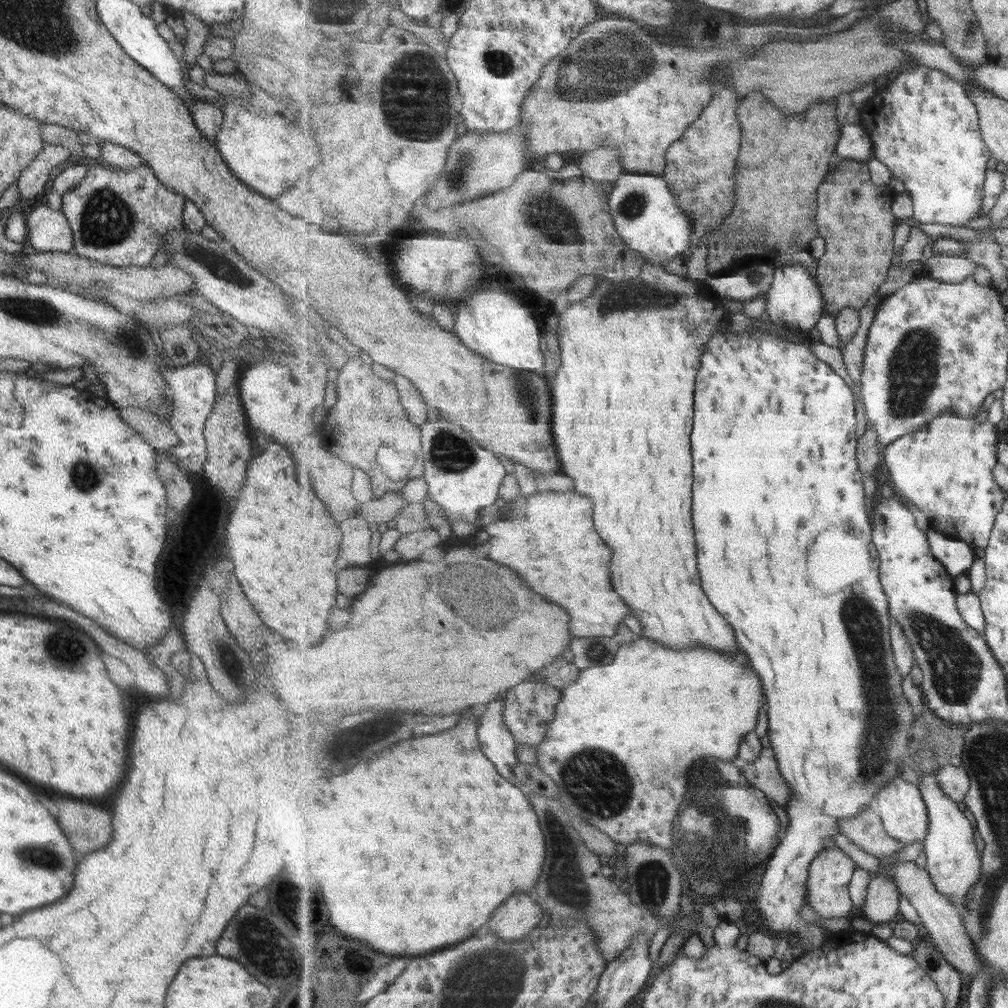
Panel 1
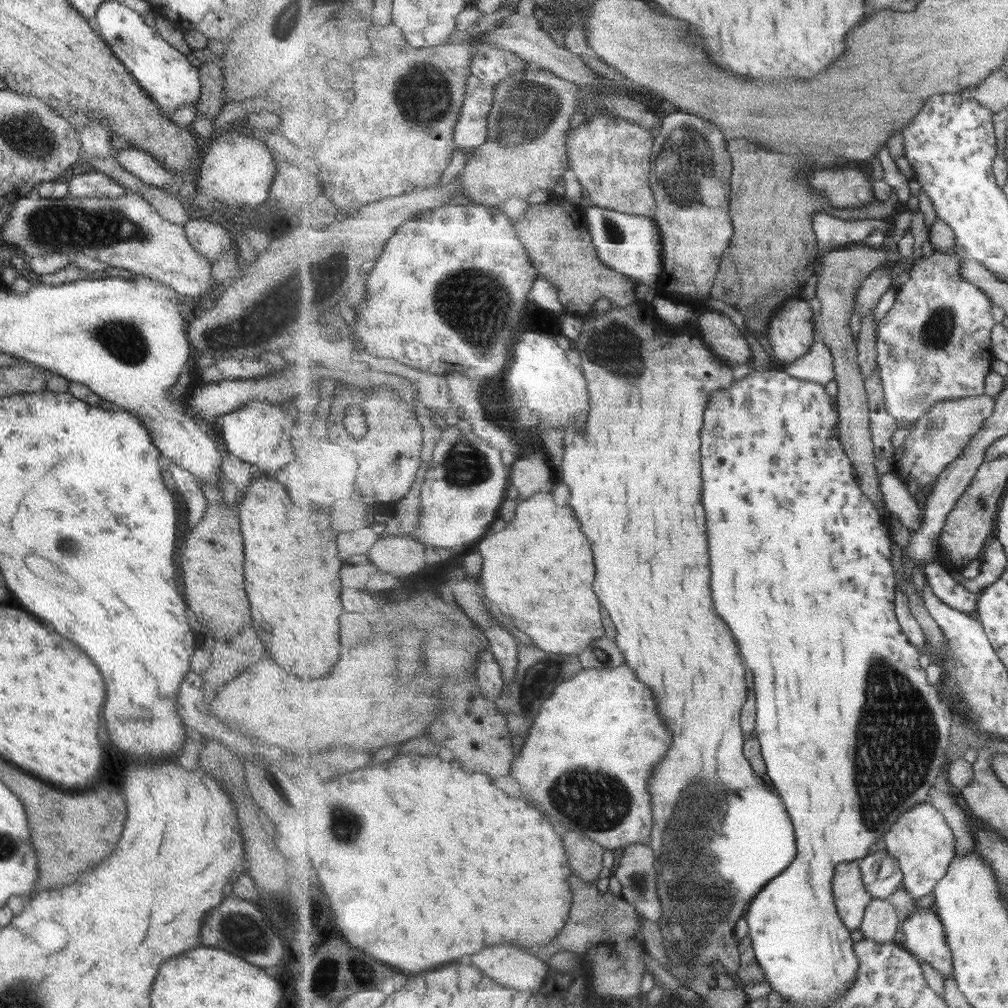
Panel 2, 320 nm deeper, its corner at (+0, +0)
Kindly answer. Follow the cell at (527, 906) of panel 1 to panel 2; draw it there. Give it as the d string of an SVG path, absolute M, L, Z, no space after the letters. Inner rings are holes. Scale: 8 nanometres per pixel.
M519 946L485 948L471 958L473 965L505 989L537 992L549 974L547 964L535 956L535 951L519 950Z

